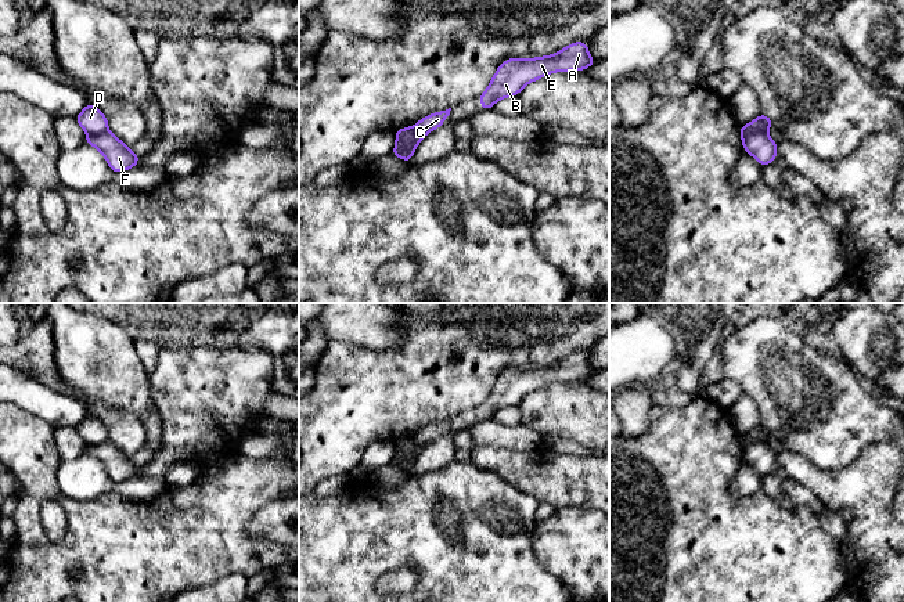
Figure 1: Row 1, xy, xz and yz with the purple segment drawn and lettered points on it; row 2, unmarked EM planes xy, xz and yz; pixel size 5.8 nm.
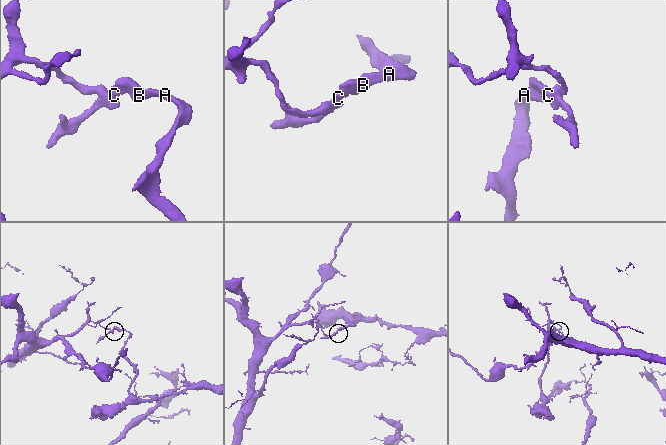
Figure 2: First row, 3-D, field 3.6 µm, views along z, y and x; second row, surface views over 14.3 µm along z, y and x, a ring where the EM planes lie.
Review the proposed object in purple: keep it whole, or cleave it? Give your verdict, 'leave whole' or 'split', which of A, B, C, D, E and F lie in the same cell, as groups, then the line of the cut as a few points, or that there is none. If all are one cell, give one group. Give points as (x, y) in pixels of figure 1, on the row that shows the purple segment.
split; groups A B C E F / D; cut xz (411, 128), (414, 141), (410, 148), (413, 151)

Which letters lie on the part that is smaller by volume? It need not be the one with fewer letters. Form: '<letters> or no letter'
A, B, C, E, F

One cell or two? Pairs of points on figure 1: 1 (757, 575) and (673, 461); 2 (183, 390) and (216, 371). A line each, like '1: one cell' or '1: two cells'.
1: one cell
2: one cell

